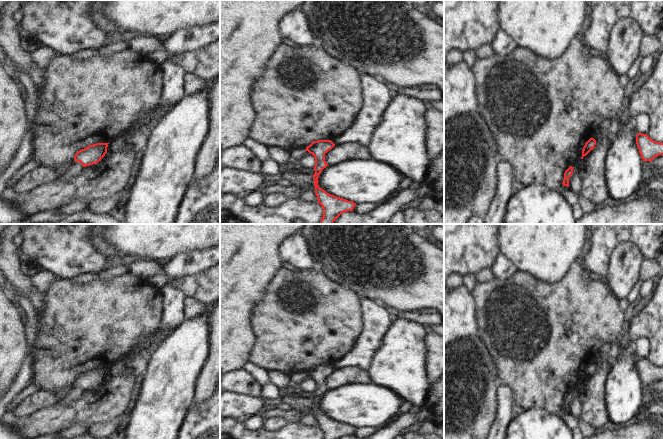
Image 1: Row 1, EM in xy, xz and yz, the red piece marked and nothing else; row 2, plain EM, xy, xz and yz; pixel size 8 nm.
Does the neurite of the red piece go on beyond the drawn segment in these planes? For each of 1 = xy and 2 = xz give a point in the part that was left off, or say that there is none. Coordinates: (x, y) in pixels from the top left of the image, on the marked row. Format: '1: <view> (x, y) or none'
1: none
2: none

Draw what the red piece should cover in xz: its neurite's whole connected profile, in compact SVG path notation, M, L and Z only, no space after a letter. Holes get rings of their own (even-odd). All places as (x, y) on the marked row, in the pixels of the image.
M318 140L313 141L305 149L305 151L308 151L315 158L315 173L313 175L315 194L318 203L323 208L323 217L319 224L333 224L342 213L353 211L356 205L353 201L348 201L327 193L318 185L318 178L321 171L328 166L325 161L325 154L334 146L335 144L331 140Z

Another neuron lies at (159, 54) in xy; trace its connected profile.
M161 46L149 53L149 56L157 63L161 63L167 56L167 50L164 46Z

